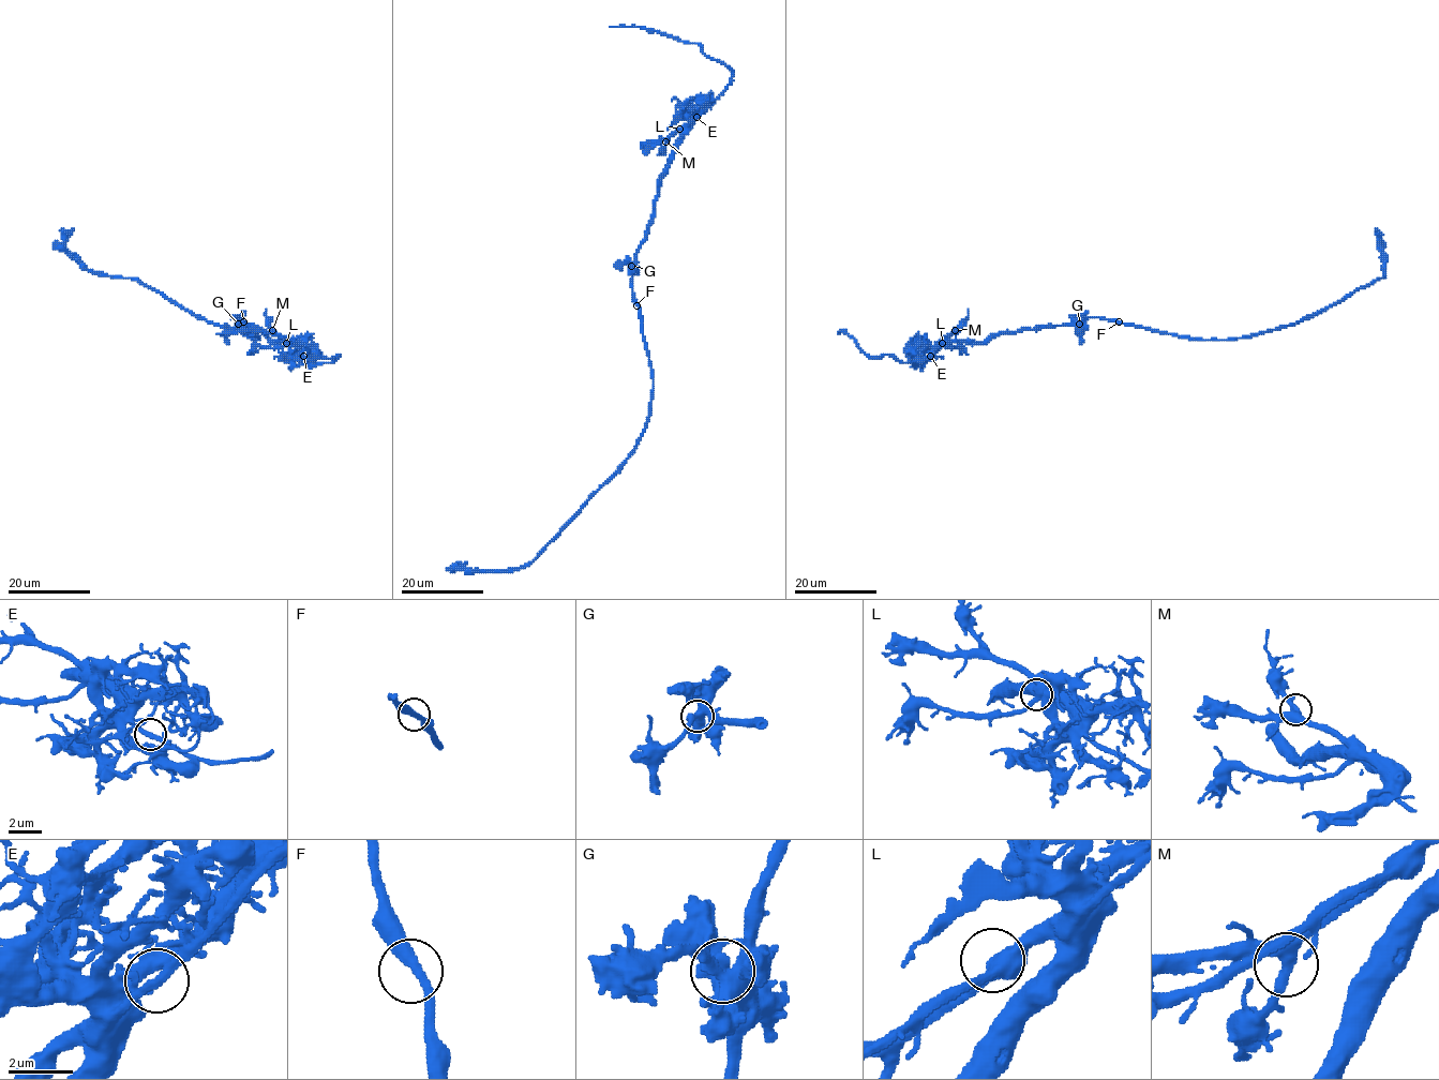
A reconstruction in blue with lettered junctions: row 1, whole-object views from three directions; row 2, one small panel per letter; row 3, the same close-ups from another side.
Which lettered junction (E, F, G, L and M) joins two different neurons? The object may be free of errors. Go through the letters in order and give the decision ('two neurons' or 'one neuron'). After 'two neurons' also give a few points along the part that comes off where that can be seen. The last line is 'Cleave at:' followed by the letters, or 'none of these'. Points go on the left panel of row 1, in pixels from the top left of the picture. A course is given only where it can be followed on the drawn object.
E: one neuron
F: one neuron
G: one neuron
L: one neuron
M: one neuron
Cleave at: none of these

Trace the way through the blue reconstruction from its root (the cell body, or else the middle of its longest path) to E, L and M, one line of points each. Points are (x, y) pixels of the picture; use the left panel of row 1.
E: (244, 323), (238, 317), (243, 325), (260, 329), (273, 343), (289, 342), (303, 356)
L: (244, 323), (238, 317), (243, 325), (260, 329), (273, 343), (286, 343)
M: (244, 323), (238, 317), (243, 325), (260, 329), (273, 343), (290, 342), (272, 330)

